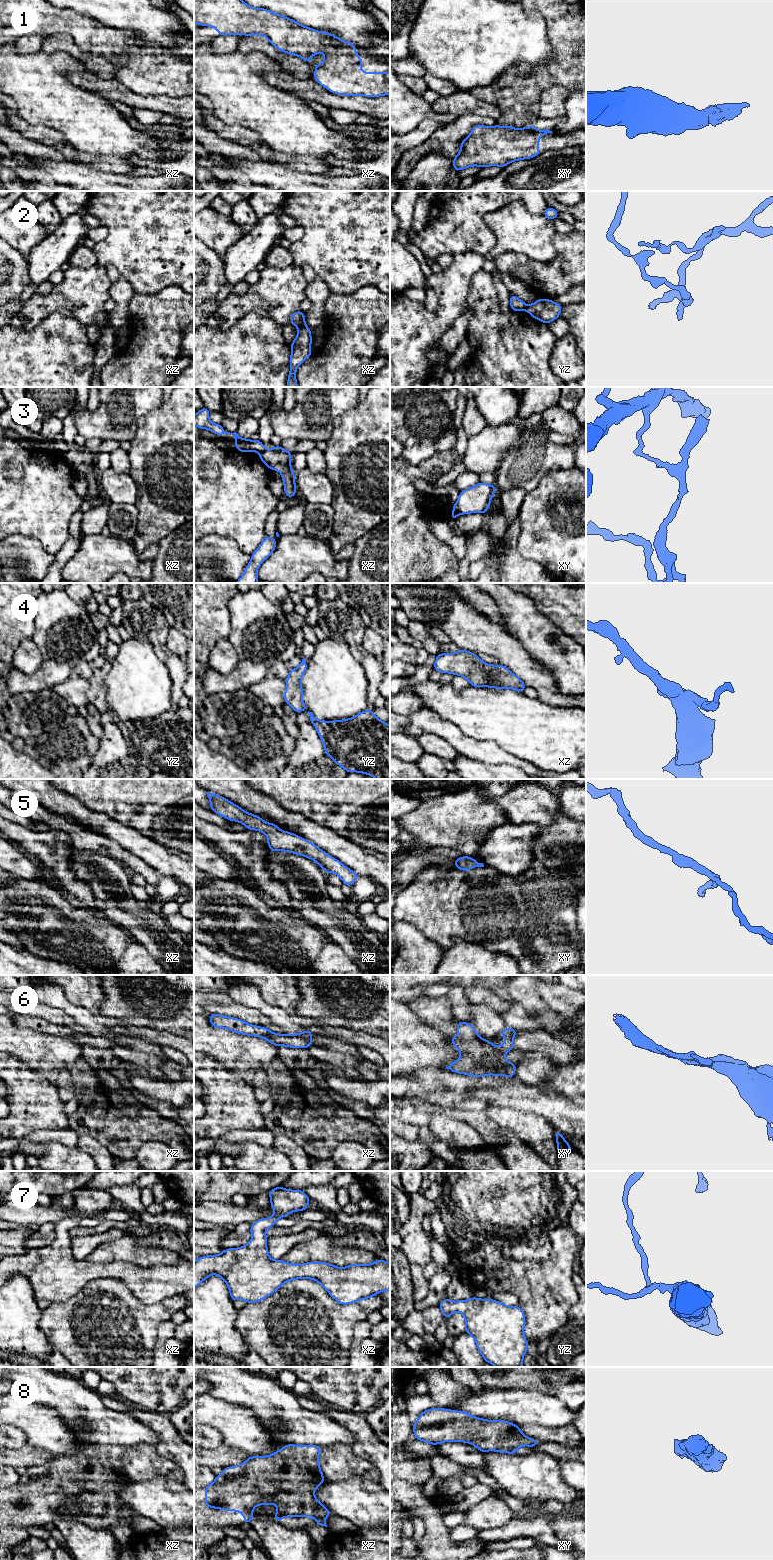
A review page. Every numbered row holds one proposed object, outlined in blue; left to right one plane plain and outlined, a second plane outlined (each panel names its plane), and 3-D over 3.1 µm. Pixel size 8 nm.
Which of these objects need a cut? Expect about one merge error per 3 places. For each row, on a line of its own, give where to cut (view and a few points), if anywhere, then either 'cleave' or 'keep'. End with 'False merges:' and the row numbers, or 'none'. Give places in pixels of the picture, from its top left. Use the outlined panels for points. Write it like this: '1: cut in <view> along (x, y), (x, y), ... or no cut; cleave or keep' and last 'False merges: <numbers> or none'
1: no cut; keep
2: cut in xz along (305, 324), (298, 328); cleave
3: cut in xz along (264, 449), (259, 453); cleave
4: no cut; keep
5: no cut; keep
6: cut in xz along (298, 1034), (310, 1041); cleave
7: no cut; keep
8: no cut; keep
False merges: 2, 3, 6

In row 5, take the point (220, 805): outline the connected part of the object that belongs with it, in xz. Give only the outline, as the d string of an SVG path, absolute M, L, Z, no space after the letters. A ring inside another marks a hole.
M210 792L206 793L211 804L210 810L230 821L240 822L248 830L257 830L264 833L267 836L268 846L272 852L280 850L312 859L326 873L338 875L342 879L343 884L350 887L359 876L340 861L322 851L314 843L291 832L281 831L279 826L265 822L261 817L244 811L222 796Z

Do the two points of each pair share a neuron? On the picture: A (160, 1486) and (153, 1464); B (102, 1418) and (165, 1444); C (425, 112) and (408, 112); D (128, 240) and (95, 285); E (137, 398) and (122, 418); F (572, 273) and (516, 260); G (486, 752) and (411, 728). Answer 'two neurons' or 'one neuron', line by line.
A: two neurons
B: two neurons
C: one neuron
D: two neurons
E: one neuron
F: one neuron
G: one neuron

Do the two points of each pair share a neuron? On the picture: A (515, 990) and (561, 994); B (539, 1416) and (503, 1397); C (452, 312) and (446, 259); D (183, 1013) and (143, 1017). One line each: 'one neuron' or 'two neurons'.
A: two neurons
B: one neuron
C: two neurons
D: one neuron

